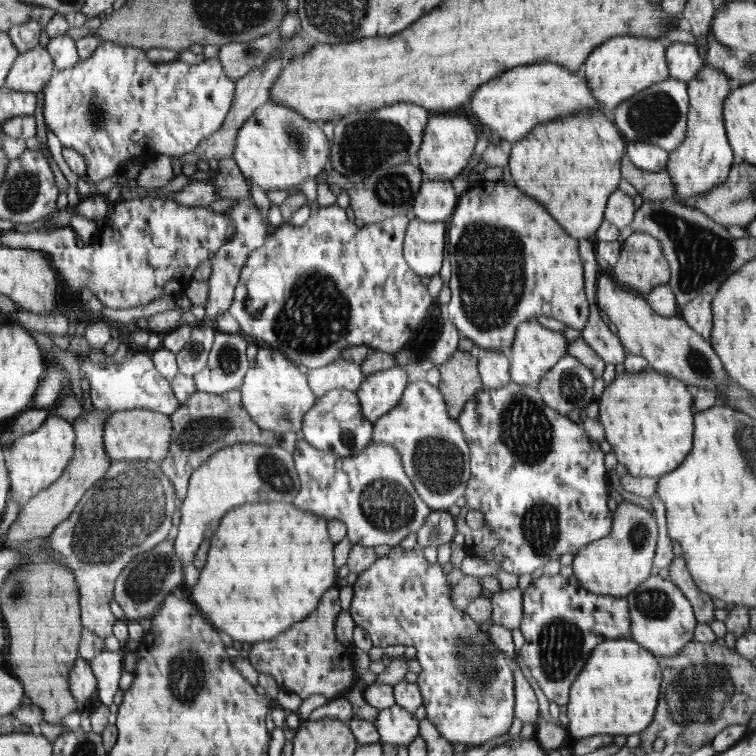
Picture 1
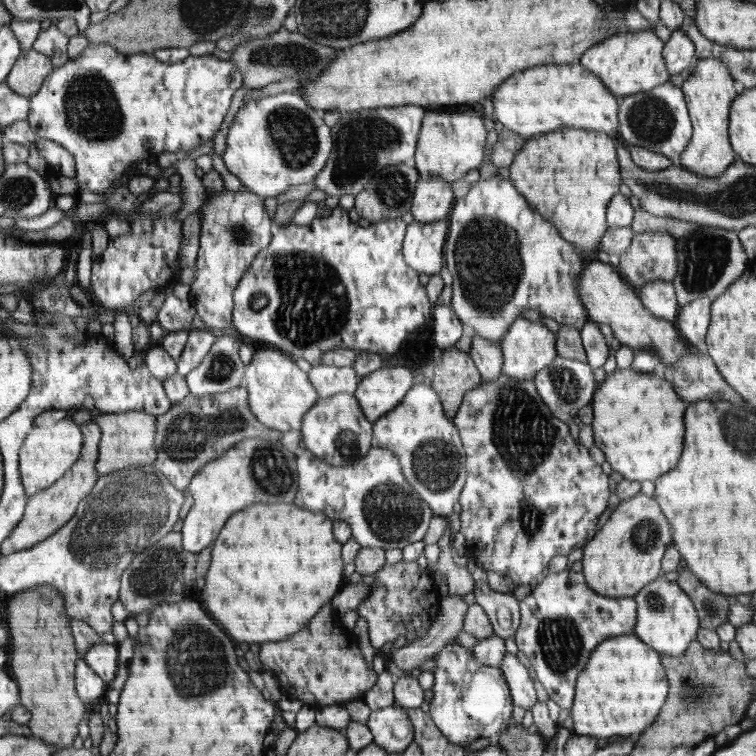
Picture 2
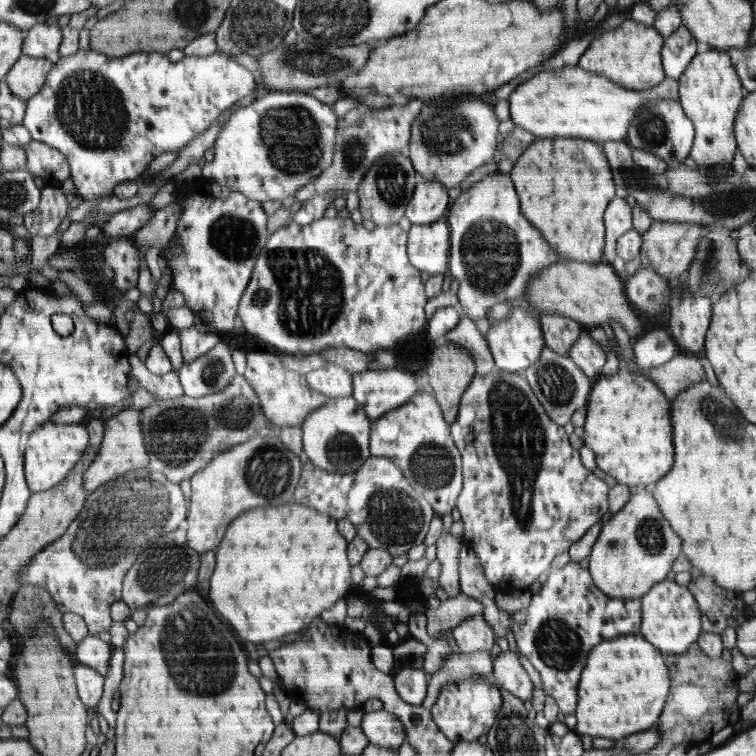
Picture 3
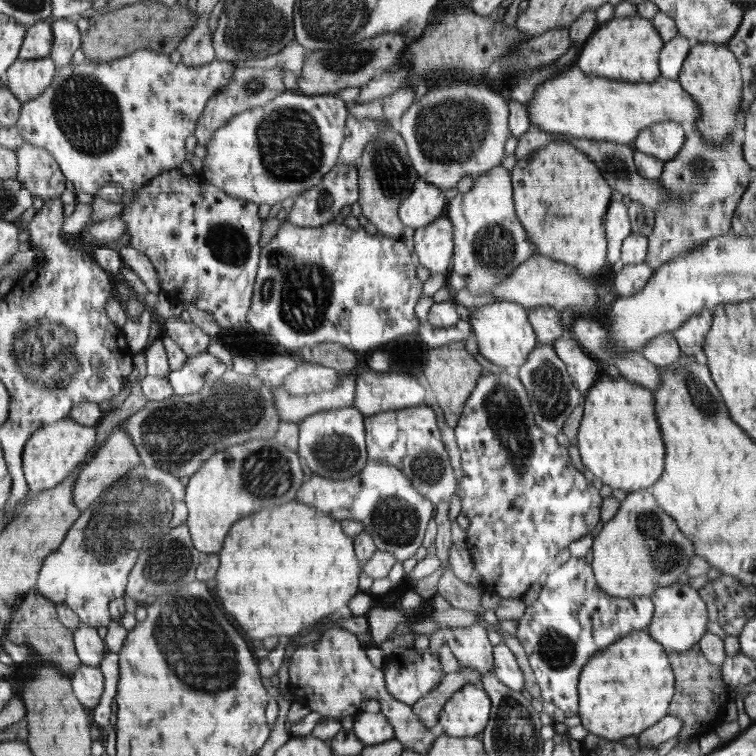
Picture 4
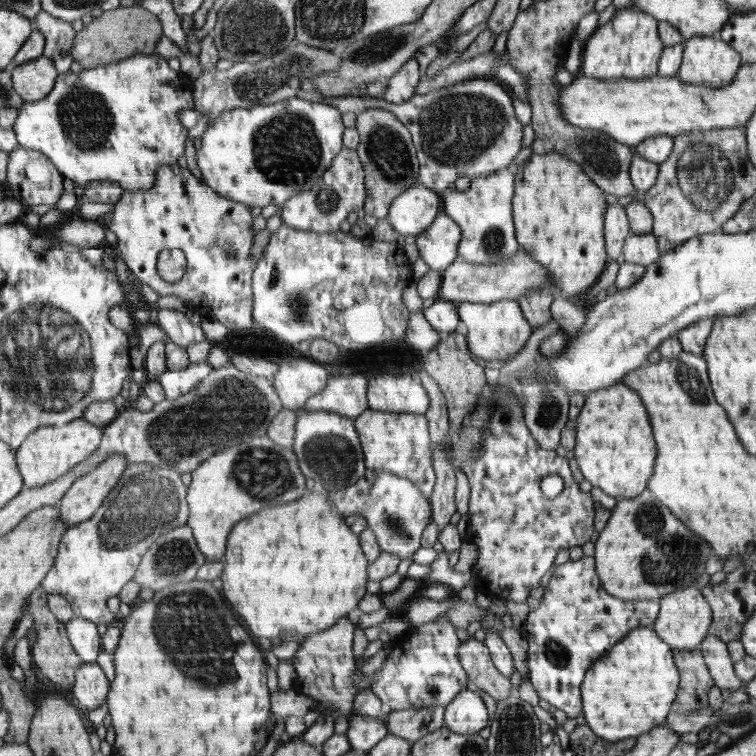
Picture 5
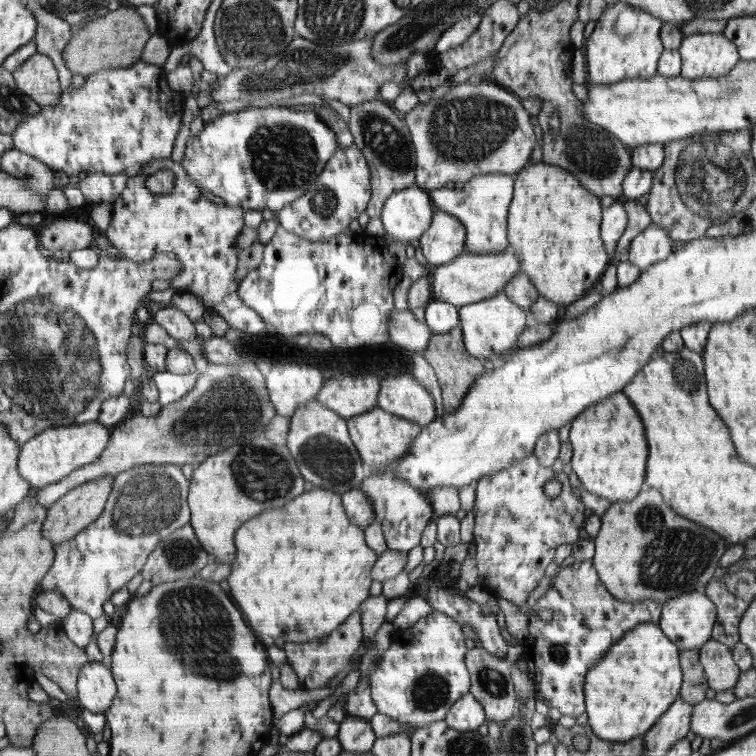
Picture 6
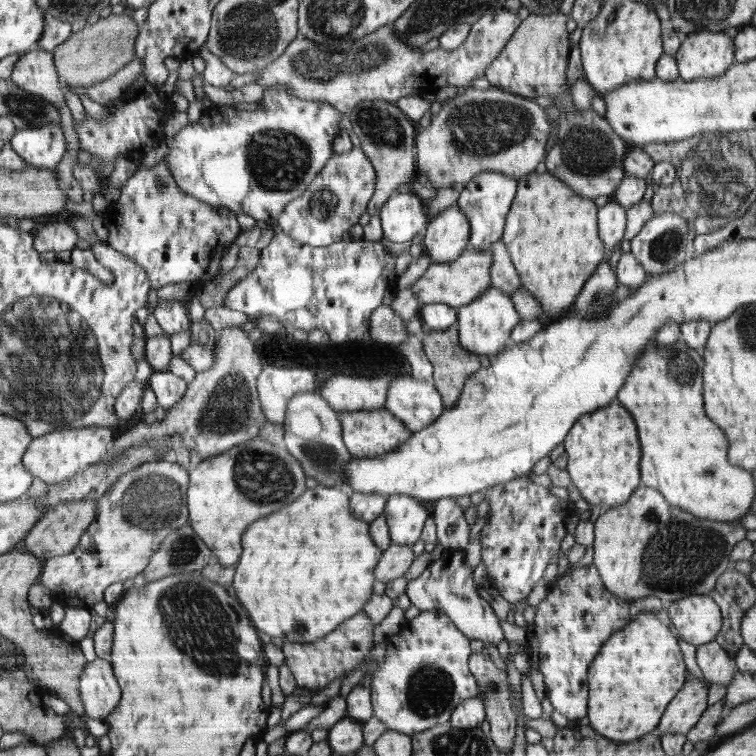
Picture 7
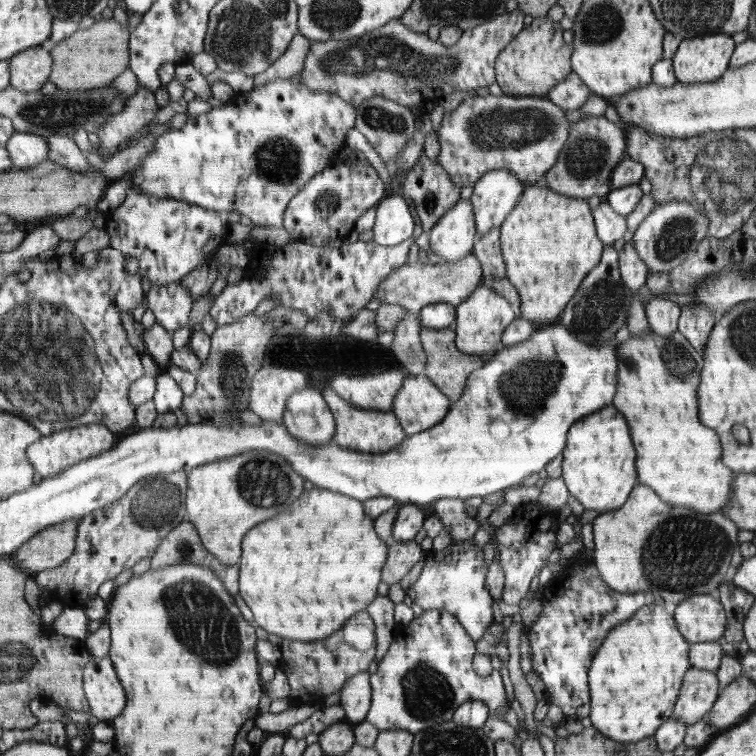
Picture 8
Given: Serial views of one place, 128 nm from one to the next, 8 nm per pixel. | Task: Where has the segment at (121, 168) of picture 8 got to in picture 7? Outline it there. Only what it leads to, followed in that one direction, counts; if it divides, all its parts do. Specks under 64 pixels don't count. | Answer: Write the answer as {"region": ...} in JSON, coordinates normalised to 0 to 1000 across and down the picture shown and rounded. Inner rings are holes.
{"region":[[[42,63],[28,71],[21,81],[19,93],[15,98],[15,106],[26,116],[36,119],[48,127],[56,127],[58,134],[65,134],[75,143],[78,153],[81,155],[79,164],[87,180],[91,201],[85,204],[82,212],[71,224],[75,228],[75,235],[79,238],[79,247],[91,258],[91,263],[97,266],[111,266],[116,262],[115,257],[104,243],[104,239],[98,234],[97,222],[99,213],[103,209],[103,179],[98,175],[98,155],[94,143],[89,140],[89,134],[85,130],[85,123],[79,119],[79,108],[77,108],[77,95],[71,90],[71,79],[69,79],[69,70],[53,63]]]}

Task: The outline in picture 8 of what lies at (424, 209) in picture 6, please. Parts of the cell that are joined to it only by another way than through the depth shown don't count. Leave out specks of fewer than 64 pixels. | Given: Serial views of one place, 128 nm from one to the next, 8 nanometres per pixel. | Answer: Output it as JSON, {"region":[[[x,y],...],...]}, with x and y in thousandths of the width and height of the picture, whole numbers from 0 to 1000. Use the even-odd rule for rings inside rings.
{"region":[[[515,255],[495,274],[493,319],[504,325],[522,325],[541,319],[548,299],[542,271],[534,259]]]}

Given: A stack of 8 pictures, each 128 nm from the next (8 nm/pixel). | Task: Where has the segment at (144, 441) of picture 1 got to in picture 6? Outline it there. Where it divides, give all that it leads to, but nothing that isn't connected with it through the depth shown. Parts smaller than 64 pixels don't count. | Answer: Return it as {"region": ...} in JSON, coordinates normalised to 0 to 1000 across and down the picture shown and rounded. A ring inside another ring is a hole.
{"region":[[[146,628],[132,631],[127,636],[119,636],[111,642],[106,642],[101,647],[91,648],[81,661],[71,664],[66,672],[62,672],[63,683],[60,685],[56,706],[62,713],[66,713],[71,722],[102,709],[116,694],[122,694],[138,677],[140,663],[149,648],[149,638],[151,631]]]}

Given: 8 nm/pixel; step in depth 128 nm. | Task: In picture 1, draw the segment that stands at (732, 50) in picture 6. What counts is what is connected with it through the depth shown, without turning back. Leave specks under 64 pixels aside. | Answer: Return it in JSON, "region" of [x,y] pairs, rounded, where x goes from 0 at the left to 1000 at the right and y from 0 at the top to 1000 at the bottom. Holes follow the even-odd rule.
{"region":[[[934,85],[909,108],[911,148],[906,185],[885,202],[882,221],[878,224],[894,249],[897,265],[915,262],[954,246],[972,217],[956,159],[956,136],[967,120],[963,103],[952,90]]]}

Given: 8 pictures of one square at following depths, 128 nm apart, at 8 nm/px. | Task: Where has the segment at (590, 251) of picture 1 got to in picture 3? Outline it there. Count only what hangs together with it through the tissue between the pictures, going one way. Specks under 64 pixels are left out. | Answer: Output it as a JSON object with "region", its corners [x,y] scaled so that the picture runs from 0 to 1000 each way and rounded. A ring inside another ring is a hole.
{"region":[[[778,434],[772,435],[765,450],[754,458],[751,472],[759,478],[778,496],[784,505],[796,495],[796,484],[802,479],[802,467],[796,464],[796,456],[783,448]]]}

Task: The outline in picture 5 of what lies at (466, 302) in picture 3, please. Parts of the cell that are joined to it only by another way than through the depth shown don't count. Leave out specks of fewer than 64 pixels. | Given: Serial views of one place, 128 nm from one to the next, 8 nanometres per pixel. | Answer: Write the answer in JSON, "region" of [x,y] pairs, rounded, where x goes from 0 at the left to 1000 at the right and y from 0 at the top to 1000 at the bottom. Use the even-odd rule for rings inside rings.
{"region":[[[679,224],[659,225],[657,229],[623,238],[622,247],[612,254],[585,253],[589,267],[586,280],[595,284],[610,300],[612,311],[606,339],[627,349],[659,349],[673,345],[689,333],[684,320],[683,295],[679,292],[679,261],[683,257],[683,235]]]}

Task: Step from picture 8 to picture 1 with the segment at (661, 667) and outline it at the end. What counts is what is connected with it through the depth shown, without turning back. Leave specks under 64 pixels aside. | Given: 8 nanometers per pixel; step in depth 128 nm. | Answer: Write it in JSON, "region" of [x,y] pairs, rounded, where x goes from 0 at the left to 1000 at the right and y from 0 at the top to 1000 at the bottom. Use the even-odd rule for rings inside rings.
{"region":[[[833,843],[791,852],[780,865],[770,897],[759,902],[750,939],[750,971],[755,979],[790,971],[845,971],[862,955],[873,910],[874,872],[865,869]]]}

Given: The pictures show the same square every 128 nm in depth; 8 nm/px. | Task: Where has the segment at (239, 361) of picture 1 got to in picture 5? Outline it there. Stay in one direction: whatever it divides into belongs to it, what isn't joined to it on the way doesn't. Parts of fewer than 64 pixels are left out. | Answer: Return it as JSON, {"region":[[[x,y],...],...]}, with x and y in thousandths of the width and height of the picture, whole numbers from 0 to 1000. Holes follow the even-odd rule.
{"region":[[[275,478],[251,479],[249,485],[234,491],[220,489],[206,501],[217,513],[218,526],[230,529],[261,513],[283,488],[280,483],[275,481]]]}

